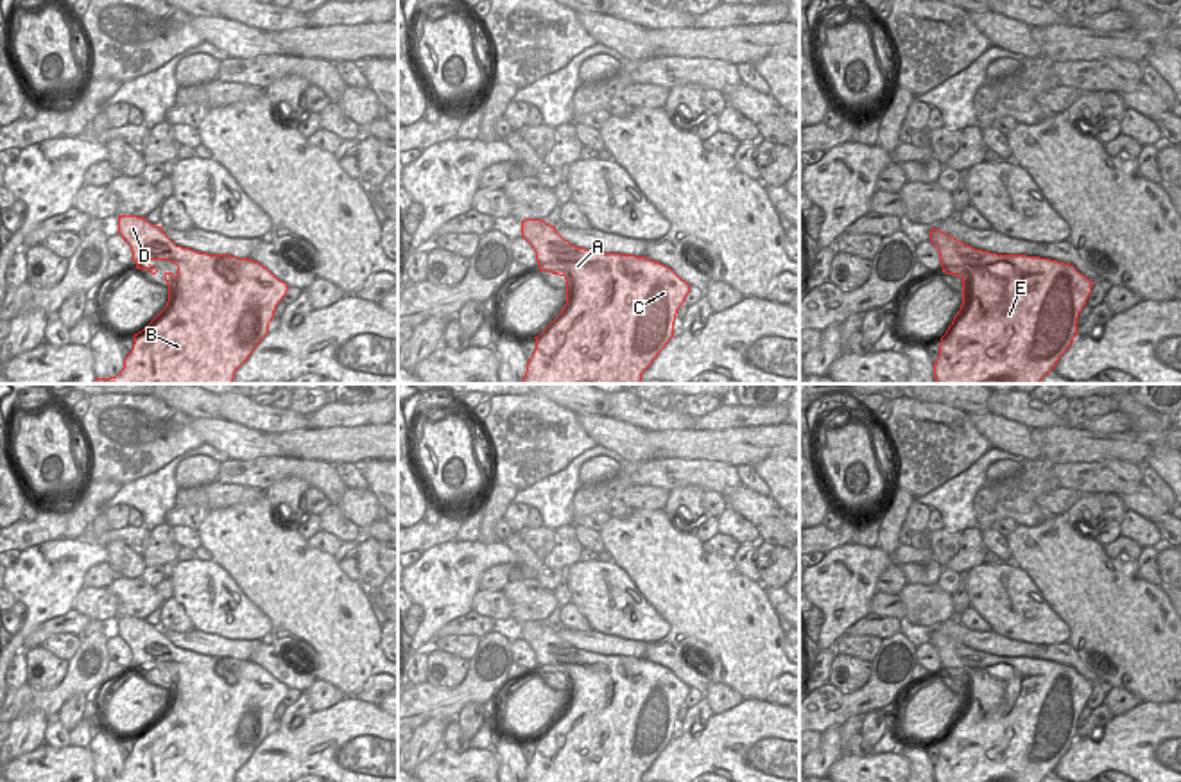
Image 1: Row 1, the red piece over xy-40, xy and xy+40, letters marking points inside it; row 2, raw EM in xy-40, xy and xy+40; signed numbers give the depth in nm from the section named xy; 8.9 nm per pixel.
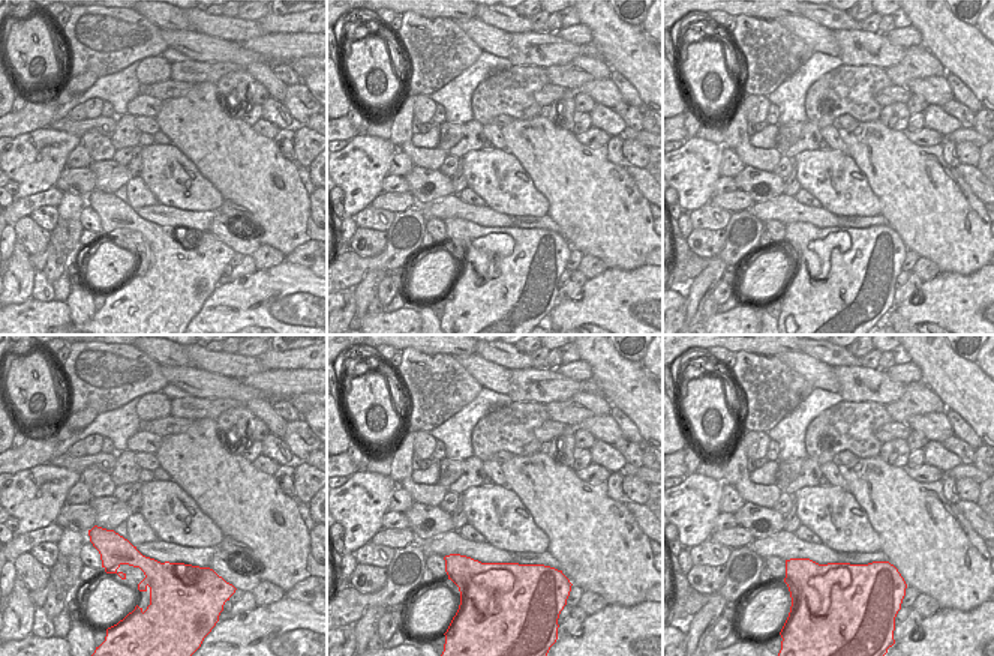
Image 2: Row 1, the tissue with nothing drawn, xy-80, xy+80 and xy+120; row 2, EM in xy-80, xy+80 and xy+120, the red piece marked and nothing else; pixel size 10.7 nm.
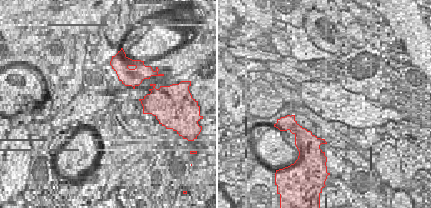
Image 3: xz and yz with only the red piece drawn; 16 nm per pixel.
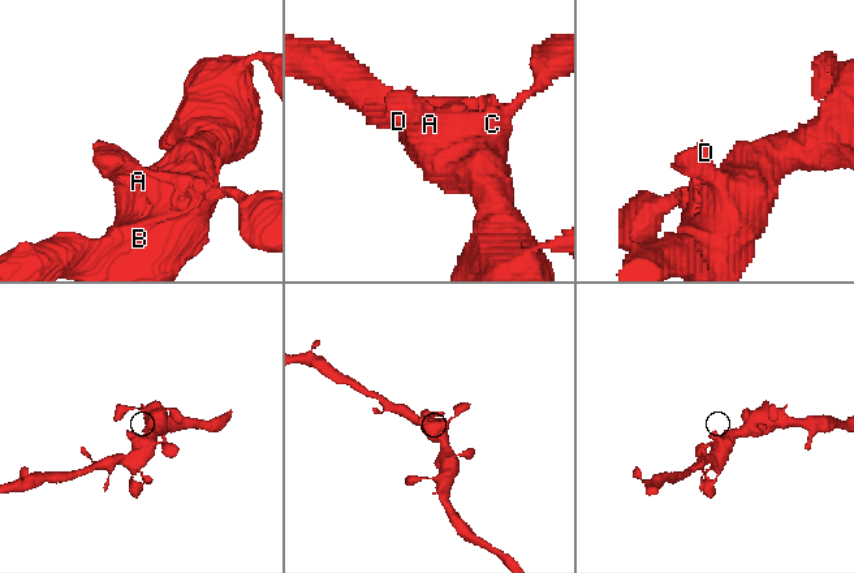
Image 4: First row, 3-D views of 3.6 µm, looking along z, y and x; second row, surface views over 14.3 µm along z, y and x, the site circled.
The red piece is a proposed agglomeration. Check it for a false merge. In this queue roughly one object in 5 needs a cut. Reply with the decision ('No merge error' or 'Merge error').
No merge error.

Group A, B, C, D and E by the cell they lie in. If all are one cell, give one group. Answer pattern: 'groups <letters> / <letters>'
groups A B C D E

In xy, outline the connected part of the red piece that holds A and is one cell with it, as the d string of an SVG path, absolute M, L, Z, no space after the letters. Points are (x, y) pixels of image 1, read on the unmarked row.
M541 621L522 622L522 639L536 653L539 673L566 682L566 705L534 739L536 752L523 782L642 782L642 775L674 739L676 716L690 687L647 658L577 649Z

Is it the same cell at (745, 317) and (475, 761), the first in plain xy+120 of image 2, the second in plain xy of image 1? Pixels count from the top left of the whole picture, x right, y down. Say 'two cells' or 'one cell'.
one cell

